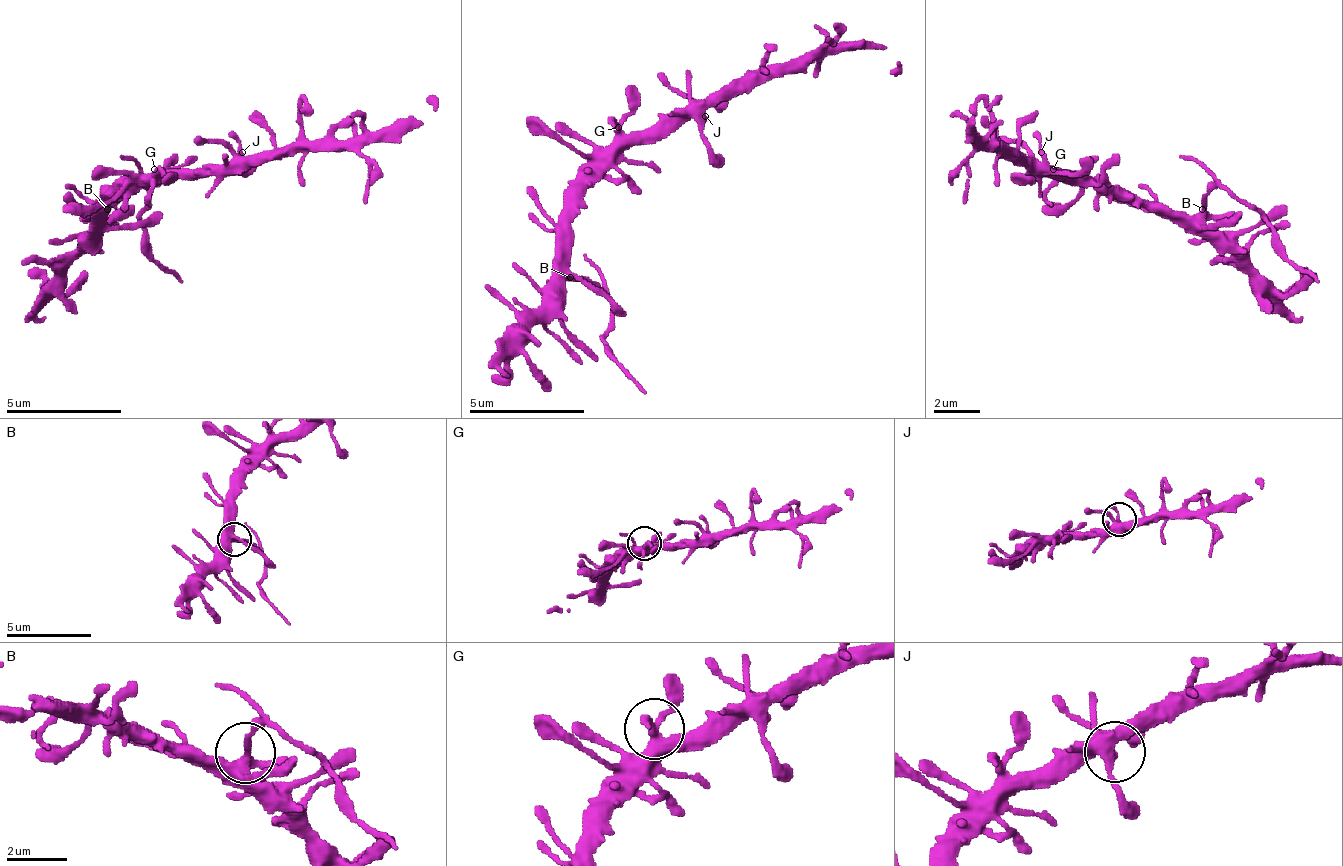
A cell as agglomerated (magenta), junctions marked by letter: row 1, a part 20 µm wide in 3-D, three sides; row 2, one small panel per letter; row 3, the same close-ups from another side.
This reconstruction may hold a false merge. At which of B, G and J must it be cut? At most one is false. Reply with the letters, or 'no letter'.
B

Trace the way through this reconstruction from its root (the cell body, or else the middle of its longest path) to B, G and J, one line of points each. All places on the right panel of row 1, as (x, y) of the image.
B: (1082, 175), (1099, 175), (1117, 193), (1134, 193), (1146, 204), (1169, 204), (1192, 216), (1204, 210)
G: (1082, 175), (1058, 175), (1053, 169)
J: (1082, 175), (1058, 175), (1053, 169), (1047, 169), (1041, 152)

